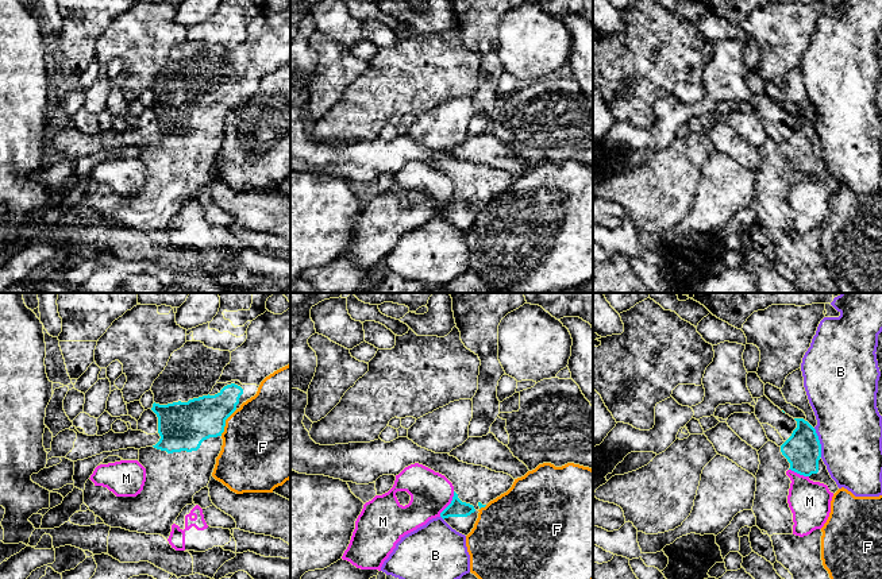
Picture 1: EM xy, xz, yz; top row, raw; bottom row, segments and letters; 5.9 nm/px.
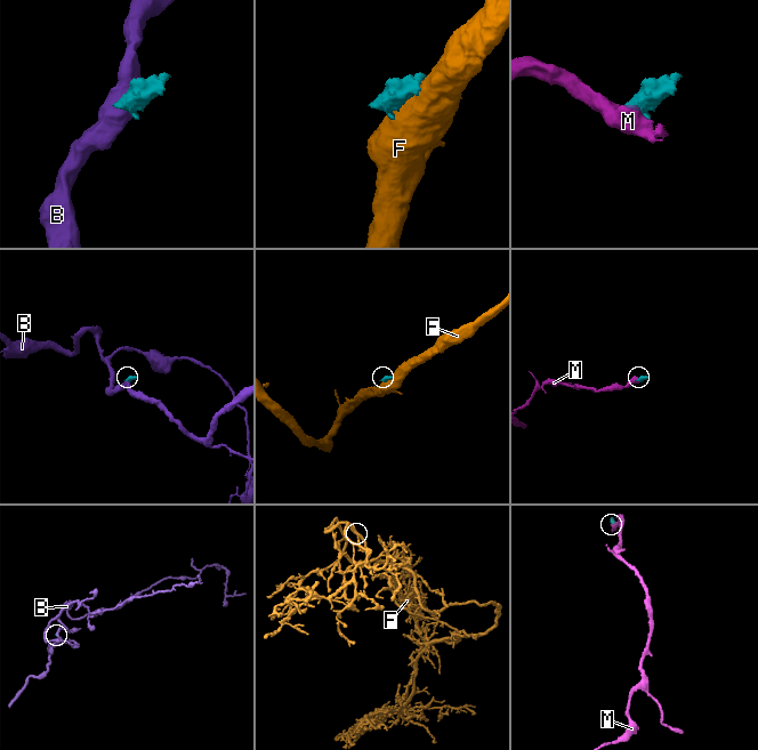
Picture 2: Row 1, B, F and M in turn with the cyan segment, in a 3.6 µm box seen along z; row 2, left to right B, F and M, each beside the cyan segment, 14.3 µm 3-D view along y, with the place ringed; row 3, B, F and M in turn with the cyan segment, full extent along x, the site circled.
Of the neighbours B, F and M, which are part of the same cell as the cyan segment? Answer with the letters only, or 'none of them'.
none of them

